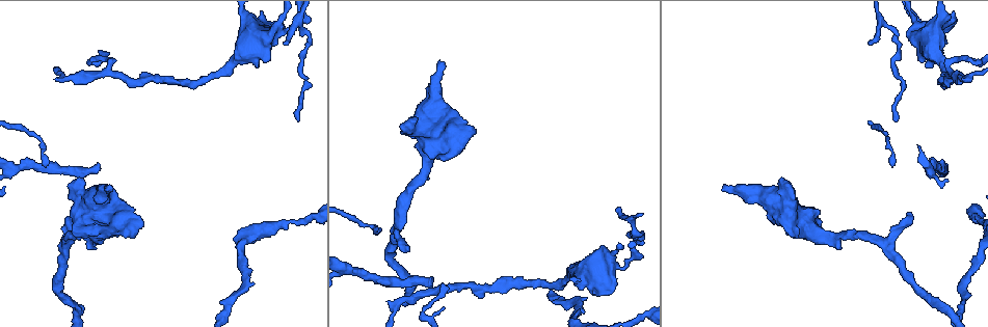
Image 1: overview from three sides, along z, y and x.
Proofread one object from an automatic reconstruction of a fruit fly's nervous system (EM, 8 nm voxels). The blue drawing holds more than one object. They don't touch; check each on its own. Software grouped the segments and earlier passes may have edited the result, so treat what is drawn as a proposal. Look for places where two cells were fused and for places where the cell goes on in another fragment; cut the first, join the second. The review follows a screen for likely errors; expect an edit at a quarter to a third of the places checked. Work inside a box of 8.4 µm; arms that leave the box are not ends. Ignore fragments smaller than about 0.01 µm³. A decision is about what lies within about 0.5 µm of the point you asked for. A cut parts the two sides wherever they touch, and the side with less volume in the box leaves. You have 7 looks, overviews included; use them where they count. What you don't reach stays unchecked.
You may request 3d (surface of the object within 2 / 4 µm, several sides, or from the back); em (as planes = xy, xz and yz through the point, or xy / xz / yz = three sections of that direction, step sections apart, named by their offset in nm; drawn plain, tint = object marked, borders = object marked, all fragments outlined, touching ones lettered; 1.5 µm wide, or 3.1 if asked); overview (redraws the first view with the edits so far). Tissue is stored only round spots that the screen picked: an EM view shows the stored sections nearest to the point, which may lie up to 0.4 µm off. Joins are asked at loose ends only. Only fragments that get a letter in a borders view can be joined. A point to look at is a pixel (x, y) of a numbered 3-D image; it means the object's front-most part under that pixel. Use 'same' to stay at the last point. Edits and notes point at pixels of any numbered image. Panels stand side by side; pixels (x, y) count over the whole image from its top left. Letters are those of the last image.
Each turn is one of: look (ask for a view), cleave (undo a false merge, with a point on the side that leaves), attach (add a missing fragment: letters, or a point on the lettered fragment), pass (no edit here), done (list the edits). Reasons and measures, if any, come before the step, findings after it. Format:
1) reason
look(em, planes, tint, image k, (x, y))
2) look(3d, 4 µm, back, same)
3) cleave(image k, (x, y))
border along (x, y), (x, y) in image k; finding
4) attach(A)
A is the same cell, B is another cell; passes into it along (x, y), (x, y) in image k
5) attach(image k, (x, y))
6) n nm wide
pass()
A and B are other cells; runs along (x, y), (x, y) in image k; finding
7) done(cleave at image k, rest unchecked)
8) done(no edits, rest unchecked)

free end
look(3d, 4 µm, image 1, (79, 178))

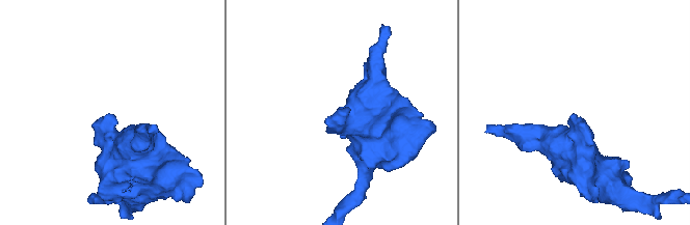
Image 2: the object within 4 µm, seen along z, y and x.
look(em, xz, step 4, tint, image 2, (346, 114))

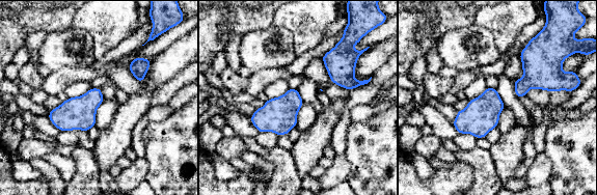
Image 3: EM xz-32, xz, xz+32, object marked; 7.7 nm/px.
look(em, xz, step 4, borders, same)

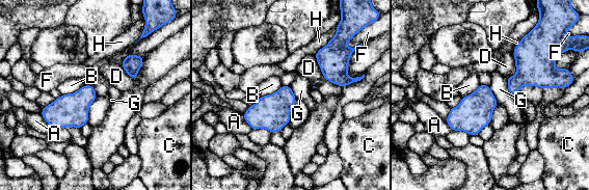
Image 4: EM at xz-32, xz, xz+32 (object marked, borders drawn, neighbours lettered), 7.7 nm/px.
220 nm wide
attach(G)
G is the same cell, A, B, C, D, F and H are other cells; the cell continues

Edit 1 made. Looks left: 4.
two arms at a narrow angle
look(em, 3.1 µm, planes, borders, image 1, (600, 266))

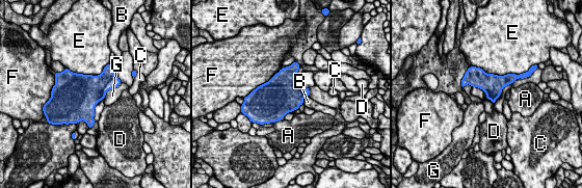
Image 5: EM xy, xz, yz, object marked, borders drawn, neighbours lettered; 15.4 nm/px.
280 nm wide
pass()
A, B, C, D, E, F and G are other cells; one cell here

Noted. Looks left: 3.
branch stops here
look(em, planes, tint, image 1, (97, 165))

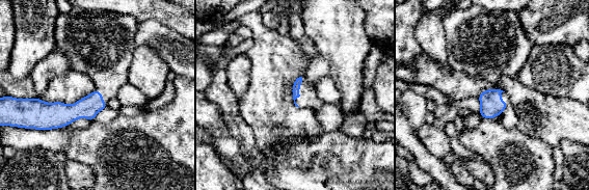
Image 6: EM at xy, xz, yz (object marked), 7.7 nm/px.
see the neighbours
look(em, planes, borders, same)

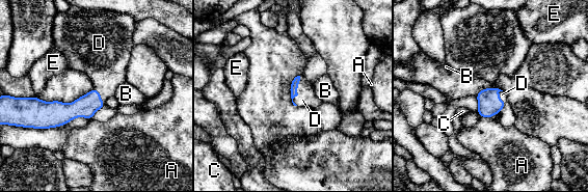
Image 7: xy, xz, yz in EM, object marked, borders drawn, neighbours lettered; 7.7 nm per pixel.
attach(D)
D is the same cell, A, B, C and E are other cells; passes into it along (295, 82), (296, 89), (306, 97) in image 7; the cell continues

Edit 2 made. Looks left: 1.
done(attach at image 4, attach at image 7, rest unchecked)

